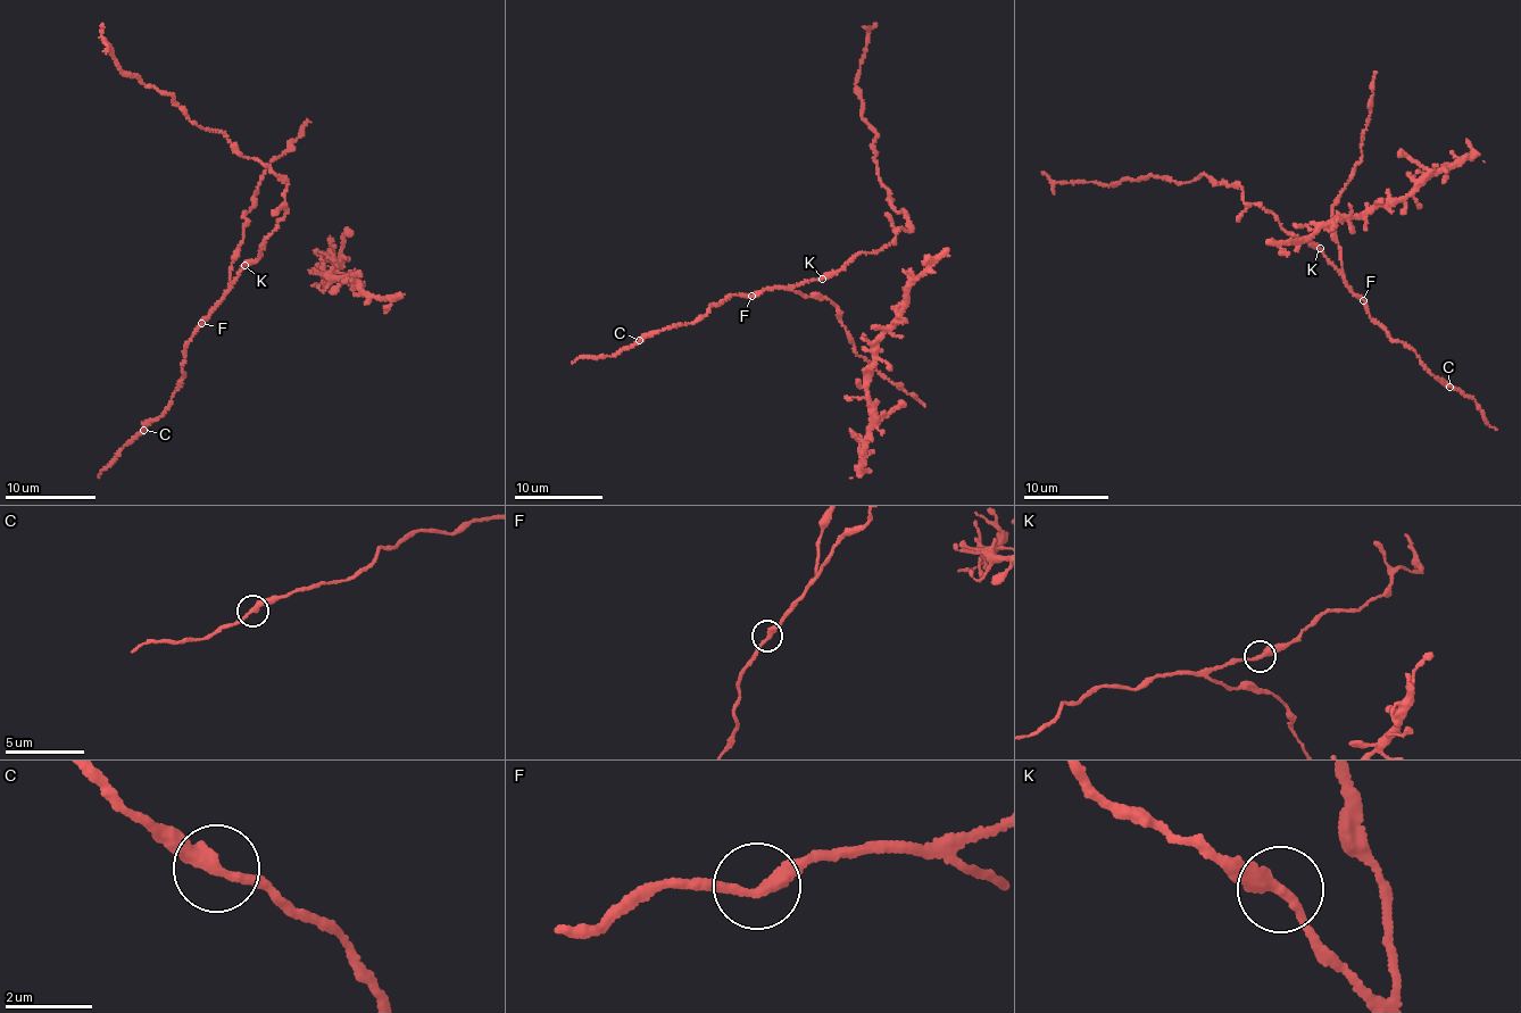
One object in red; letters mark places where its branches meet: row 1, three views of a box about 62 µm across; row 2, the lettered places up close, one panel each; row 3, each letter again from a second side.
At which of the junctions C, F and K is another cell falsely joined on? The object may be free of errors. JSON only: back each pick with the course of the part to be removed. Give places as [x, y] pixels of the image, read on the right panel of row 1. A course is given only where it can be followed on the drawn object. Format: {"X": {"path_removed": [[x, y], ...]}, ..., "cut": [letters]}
{"cut": []}

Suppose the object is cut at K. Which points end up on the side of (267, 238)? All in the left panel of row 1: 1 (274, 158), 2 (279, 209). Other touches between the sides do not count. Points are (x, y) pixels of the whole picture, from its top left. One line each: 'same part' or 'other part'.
1: other part
2: same part

